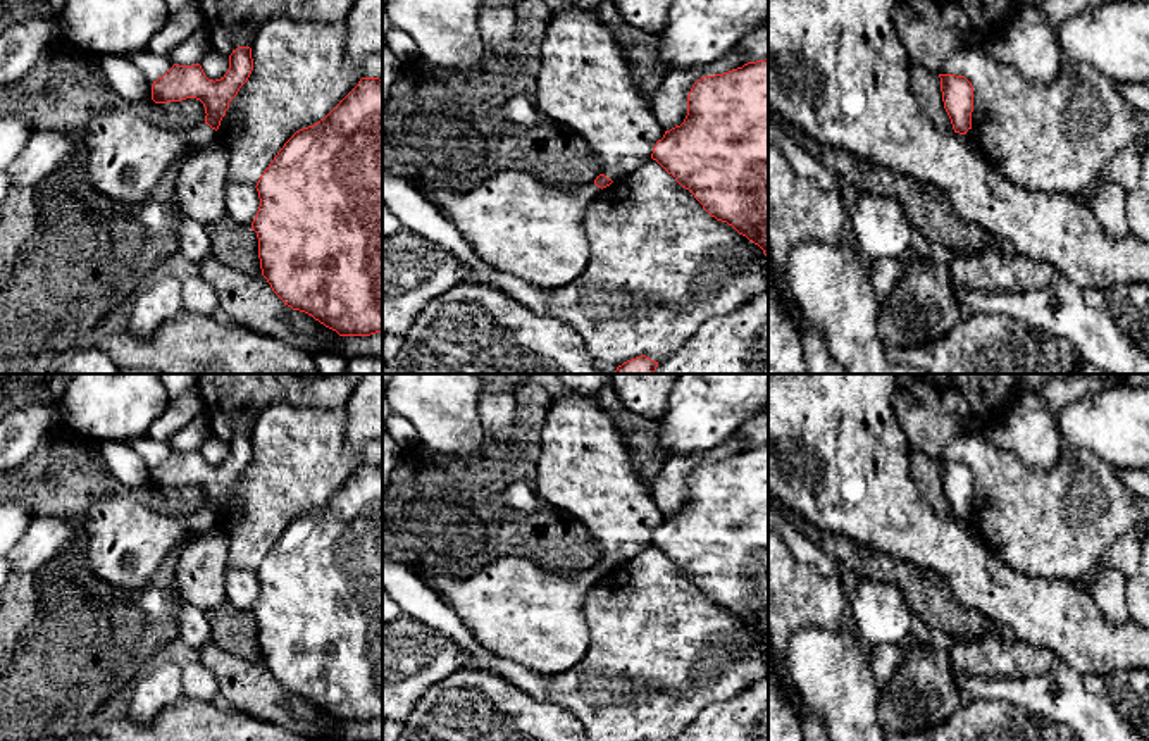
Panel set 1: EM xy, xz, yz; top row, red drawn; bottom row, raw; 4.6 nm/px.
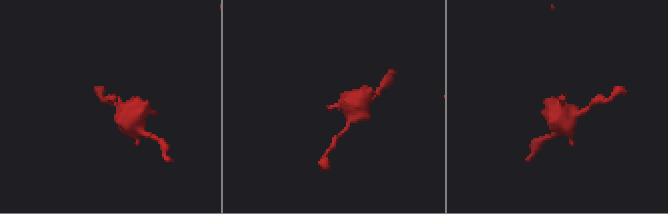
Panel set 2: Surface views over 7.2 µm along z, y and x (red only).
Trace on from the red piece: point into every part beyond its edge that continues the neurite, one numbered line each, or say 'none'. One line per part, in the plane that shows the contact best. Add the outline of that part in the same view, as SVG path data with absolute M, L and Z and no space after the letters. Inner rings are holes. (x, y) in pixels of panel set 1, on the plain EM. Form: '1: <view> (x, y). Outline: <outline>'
none

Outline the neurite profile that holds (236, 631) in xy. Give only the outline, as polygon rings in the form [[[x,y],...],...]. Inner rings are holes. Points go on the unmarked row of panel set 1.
[[[229,601],[205,612],[210,639],[220,648],[248,660],[262,660],[257,619]]]

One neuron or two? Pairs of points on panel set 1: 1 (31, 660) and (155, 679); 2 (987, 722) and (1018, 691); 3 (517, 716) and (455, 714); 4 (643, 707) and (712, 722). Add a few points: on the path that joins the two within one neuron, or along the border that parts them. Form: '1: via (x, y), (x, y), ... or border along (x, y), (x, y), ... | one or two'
1: border along (149, 669), (133, 684) | two
2: border along (967, 700), (1003, 700), (1044, 719) | two
3: via (502, 716), (471, 716) | one
4: border along (729, 697), (708, 703), (689, 722) | two

